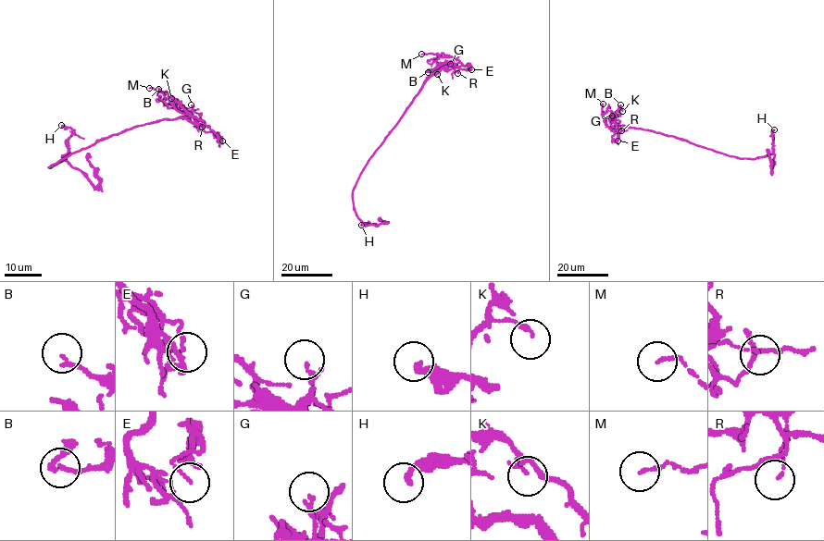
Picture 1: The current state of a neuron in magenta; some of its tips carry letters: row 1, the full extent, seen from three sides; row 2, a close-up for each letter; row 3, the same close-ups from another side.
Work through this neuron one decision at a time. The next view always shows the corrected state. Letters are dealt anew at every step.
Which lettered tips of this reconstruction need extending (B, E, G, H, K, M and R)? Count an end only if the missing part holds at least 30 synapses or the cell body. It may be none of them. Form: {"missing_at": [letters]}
{"missing_at": []}

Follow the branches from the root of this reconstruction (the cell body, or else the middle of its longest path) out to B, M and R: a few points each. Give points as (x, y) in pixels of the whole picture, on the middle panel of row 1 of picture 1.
B: (388, 134), (422, 85), (445, 65), (428, 72)
M: (388, 134), (430, 76), (448, 66), (461, 64), (453, 57), (421, 54)
R: (388, 134), (430, 76), (448, 66), (457, 67), (457, 73)

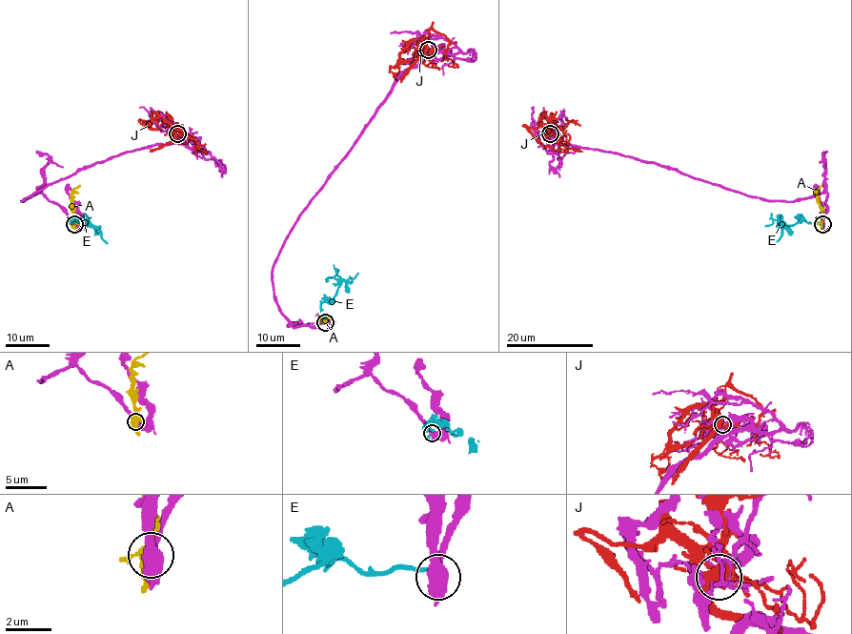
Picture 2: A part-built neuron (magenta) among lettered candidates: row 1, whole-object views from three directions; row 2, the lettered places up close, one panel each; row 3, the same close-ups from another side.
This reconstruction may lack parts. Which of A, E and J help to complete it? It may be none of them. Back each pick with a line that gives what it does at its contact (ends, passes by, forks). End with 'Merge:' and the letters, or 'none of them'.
Merge: none of them

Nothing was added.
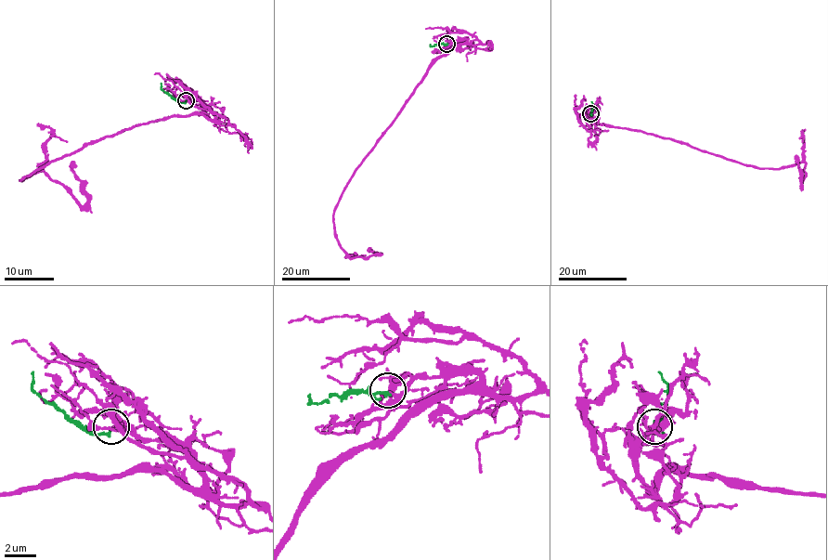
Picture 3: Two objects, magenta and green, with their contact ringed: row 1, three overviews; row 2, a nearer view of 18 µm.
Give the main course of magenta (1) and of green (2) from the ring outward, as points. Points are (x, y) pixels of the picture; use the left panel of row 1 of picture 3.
1: (186, 99), (200, 99), (200, 112), (135, 124), (20, 180), (43, 171), (83, 205), (87, 193), (72, 161)
2: (186, 99), (175, 101), (161, 87), (161, 83)

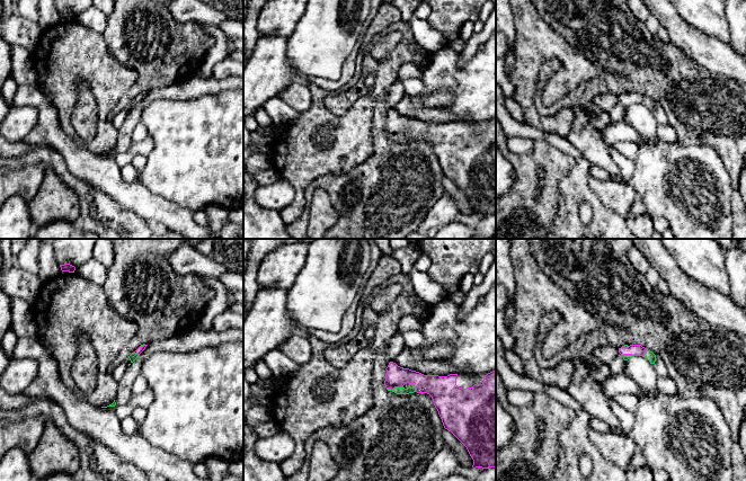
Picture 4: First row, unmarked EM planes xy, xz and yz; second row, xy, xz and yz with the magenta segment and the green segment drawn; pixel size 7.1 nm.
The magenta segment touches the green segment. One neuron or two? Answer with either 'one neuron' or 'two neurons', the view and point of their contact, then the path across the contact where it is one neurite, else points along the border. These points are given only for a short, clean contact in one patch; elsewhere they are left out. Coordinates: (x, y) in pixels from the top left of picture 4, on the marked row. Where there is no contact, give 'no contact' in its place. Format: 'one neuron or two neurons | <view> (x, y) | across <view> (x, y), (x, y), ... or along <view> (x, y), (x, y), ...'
one neuron | xz (394, 386) | across xz (396, 376), (394, 386), (400, 390), (411, 389)

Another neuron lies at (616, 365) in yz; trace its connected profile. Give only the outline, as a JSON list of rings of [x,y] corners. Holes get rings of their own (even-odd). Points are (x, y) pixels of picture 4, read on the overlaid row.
[[[620,353],[611,362],[610,366],[612,378],[616,378],[618,376],[623,374],[624,359]]]

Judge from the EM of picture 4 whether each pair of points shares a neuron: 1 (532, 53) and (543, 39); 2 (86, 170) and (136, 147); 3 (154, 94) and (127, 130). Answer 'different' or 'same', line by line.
1: same
2: different
3: same

